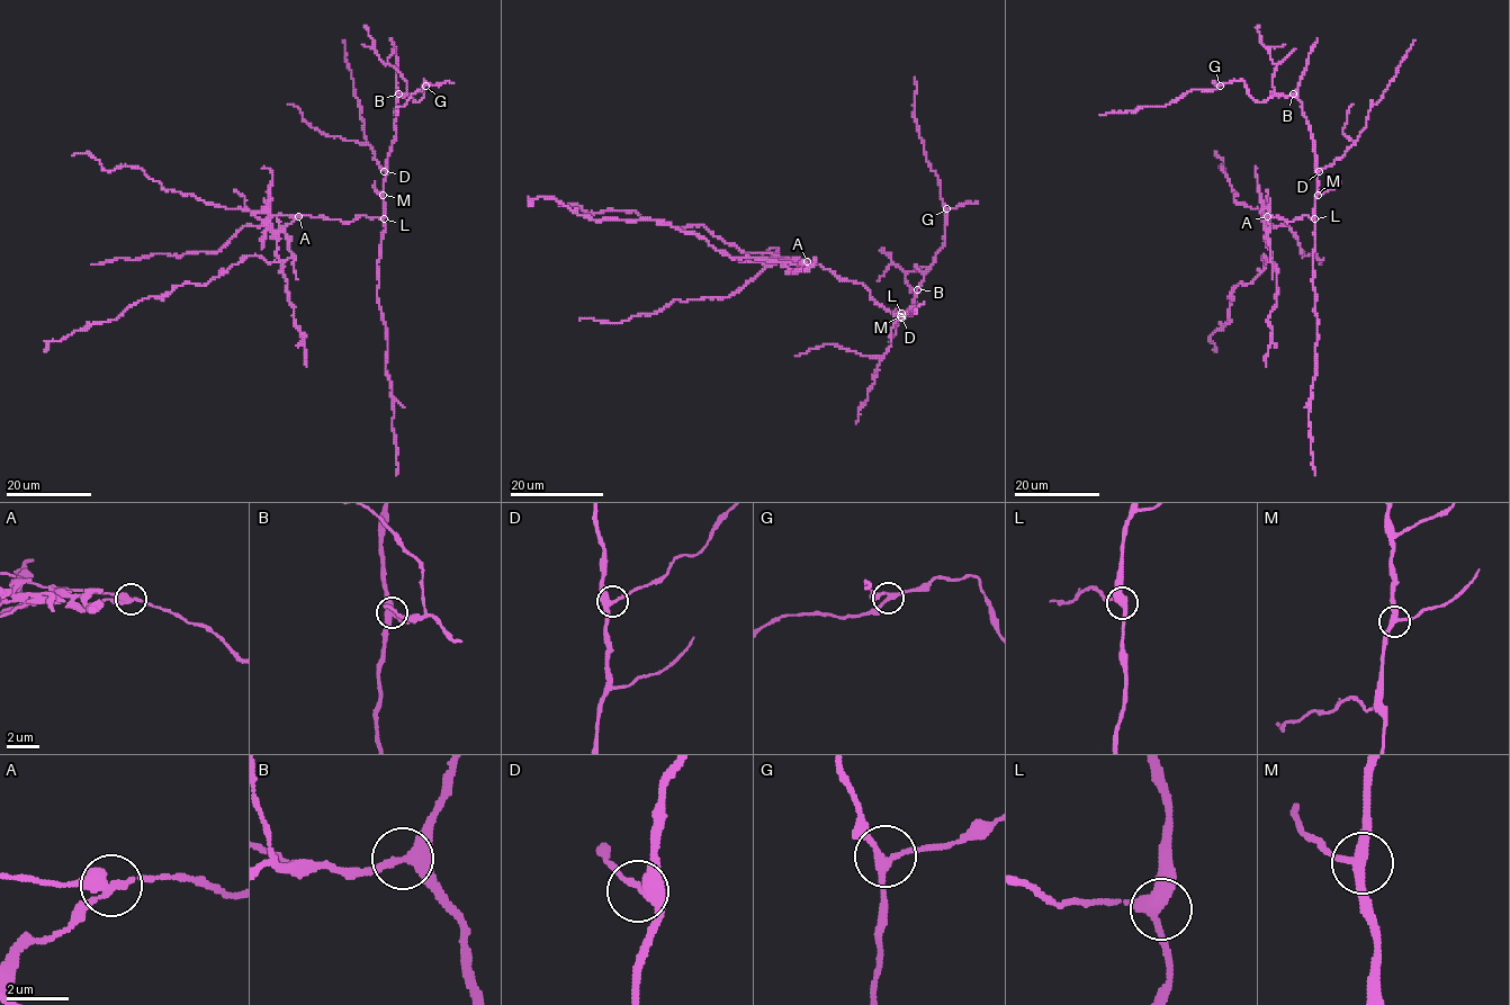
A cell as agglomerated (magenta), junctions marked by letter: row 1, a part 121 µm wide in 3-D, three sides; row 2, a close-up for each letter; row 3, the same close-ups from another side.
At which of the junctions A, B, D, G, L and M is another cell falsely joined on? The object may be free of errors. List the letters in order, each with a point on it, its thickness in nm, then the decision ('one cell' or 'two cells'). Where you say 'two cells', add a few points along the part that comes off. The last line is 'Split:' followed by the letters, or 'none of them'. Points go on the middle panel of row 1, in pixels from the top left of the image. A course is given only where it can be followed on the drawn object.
A: (807, 261) | 320 nm | two cells | (807, 261), (731, 258), (662, 220), (596, 222), (553, 197), (529, 204)
B: (917, 289) | 340 nm | one cell
D: (901, 317) | 280 nm | one cell
G: (946, 208) | 200 nm | one cell
L: (901, 313) | 400 nm | one cell
M: (900, 316) | 280 nm | one cell
Split: A

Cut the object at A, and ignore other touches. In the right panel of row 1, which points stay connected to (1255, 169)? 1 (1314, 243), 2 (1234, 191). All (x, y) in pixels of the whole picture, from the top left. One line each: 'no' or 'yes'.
1: no
2: no

